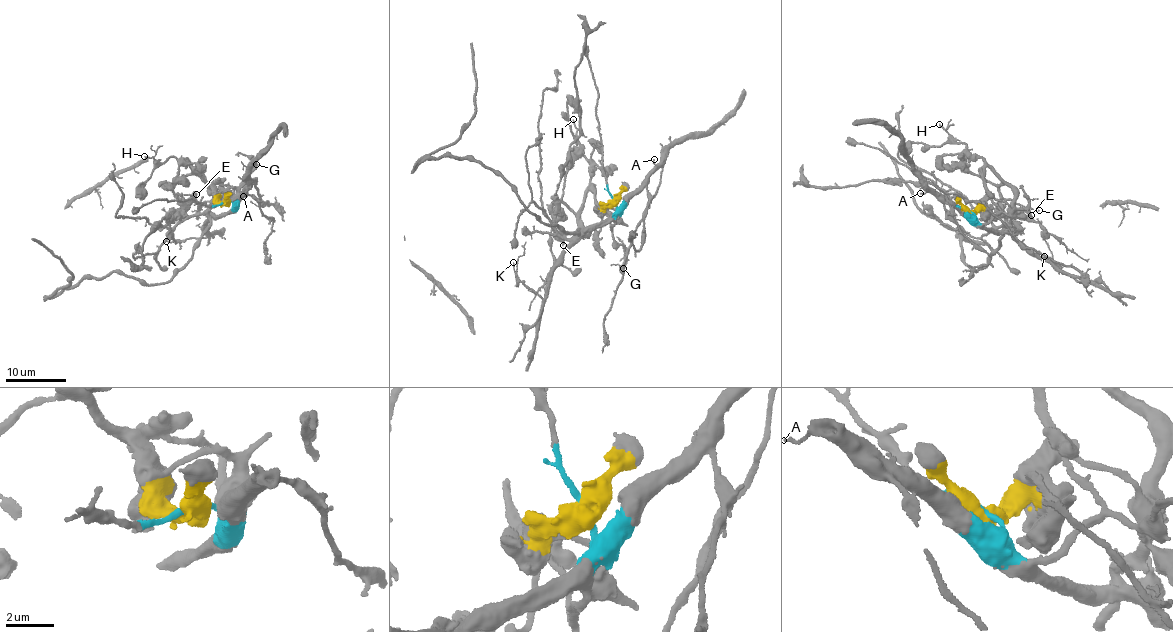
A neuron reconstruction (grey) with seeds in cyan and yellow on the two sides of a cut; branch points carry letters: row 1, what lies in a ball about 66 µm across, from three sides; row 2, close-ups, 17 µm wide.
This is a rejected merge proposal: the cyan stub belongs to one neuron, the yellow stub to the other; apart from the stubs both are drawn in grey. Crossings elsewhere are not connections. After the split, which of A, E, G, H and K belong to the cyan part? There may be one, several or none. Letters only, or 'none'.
A, G, K

